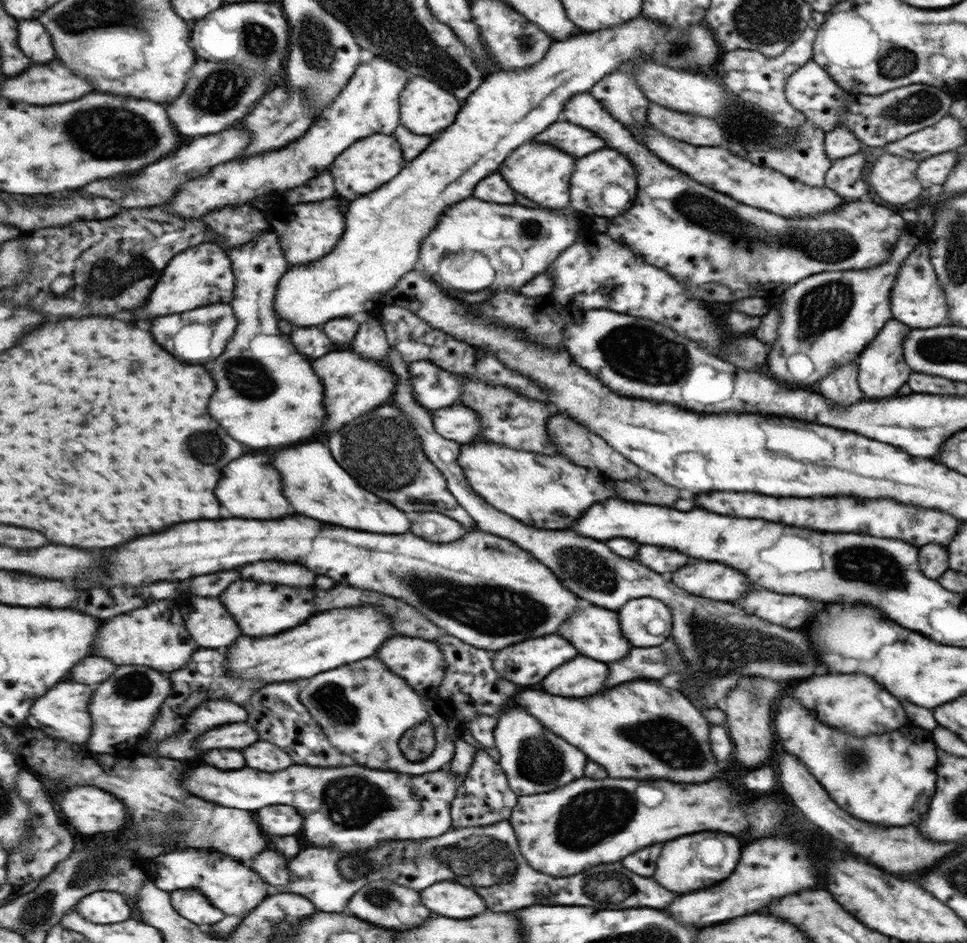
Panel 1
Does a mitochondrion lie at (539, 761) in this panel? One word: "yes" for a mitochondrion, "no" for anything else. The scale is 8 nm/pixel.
yes

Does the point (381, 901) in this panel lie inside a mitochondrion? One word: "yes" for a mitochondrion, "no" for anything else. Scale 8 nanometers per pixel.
yes

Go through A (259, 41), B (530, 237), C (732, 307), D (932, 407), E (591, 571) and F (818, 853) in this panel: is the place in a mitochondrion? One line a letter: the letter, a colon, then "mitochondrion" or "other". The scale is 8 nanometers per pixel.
A: mitochondrion
B: mitochondrion
C: other
D: other
E: mitochondrion
F: other

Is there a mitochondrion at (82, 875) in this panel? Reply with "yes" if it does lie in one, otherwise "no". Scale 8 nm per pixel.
yes

